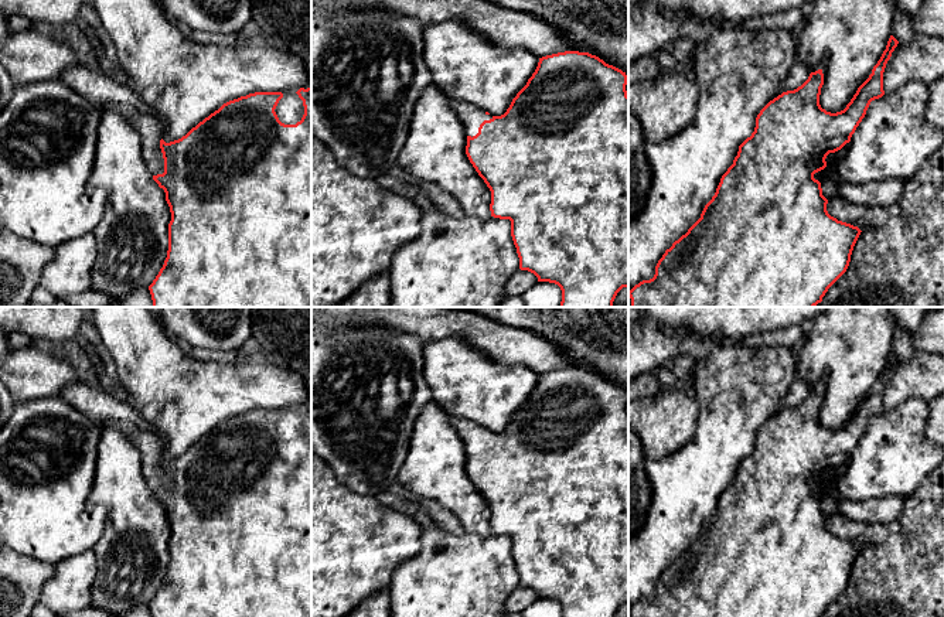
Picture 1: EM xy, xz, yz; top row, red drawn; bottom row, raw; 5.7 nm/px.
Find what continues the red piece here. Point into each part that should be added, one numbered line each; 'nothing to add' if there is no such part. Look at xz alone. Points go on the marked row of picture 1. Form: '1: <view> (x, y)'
1: xz (470, 116)

